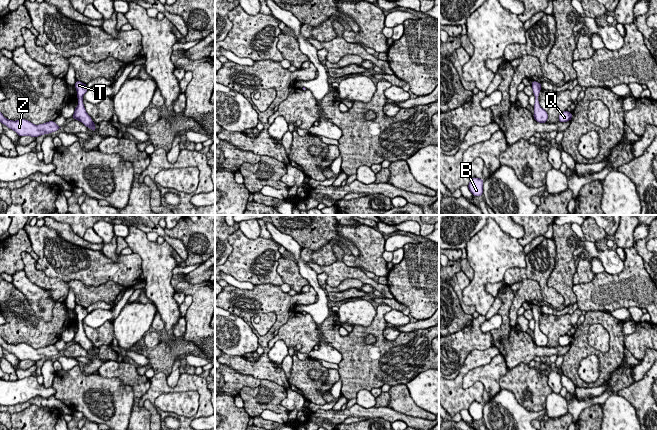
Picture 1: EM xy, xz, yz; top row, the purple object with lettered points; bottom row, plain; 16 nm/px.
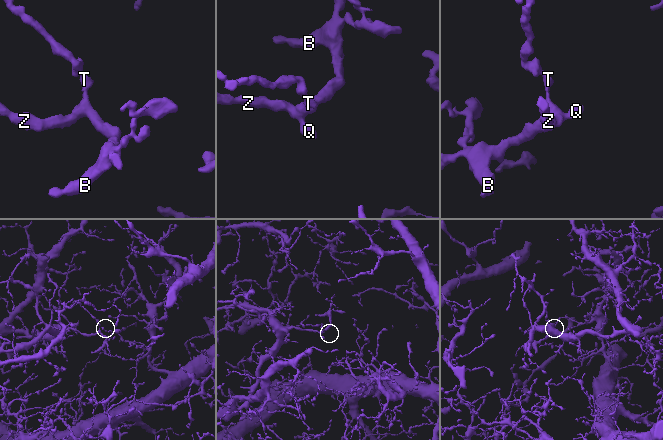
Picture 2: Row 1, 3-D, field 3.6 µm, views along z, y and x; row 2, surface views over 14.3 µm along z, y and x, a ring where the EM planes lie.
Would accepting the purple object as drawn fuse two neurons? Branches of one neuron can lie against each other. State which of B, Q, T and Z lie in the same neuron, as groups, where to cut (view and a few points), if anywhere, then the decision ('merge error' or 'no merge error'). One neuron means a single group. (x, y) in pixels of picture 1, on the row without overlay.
groups B Q T Z; cut none; no merge error

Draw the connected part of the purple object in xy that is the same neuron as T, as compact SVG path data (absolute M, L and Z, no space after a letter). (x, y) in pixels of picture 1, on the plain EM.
M76 305L75 312L77 314L78 330L75 332L75 336L72 341L81 345L87 352L90 351L92 356L96 355L97 353L95 352L95 348L93 347L91 341L87 338L83 329L82 321L88 315L87 309L80 305Z

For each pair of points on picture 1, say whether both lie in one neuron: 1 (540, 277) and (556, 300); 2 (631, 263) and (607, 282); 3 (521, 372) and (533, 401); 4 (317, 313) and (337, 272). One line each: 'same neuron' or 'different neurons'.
1: same neuron
2: same neuron
3: same neuron
4: different neurons

